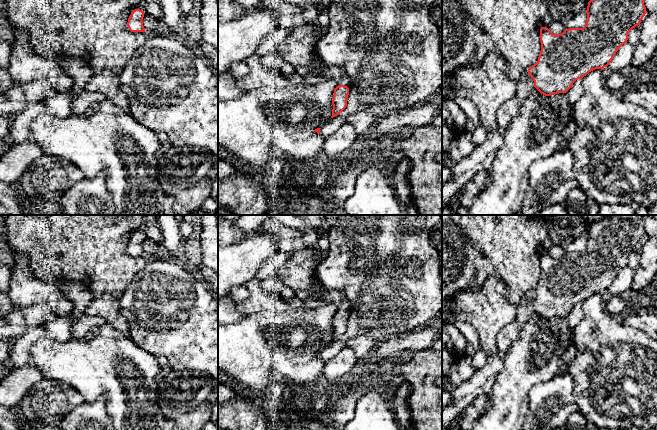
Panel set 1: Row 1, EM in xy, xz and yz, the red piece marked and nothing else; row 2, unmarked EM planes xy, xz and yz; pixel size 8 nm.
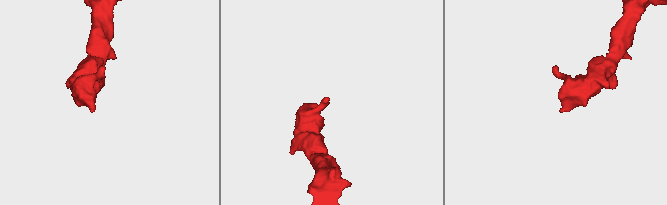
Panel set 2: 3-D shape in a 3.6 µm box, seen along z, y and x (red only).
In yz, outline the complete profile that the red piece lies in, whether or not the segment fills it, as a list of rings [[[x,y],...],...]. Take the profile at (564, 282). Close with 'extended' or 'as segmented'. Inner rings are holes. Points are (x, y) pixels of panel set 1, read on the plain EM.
[[[610,215],[588,226],[587,245],[583,252],[565,253],[561,258],[553,258],[547,251],[540,253],[541,275],[538,285],[522,297],[517,305],[517,317],[506,325],[496,337],[498,352],[487,358],[486,364],[475,370],[473,376],[451,392],[451,400],[442,409],[442,430],[447,430],[451,421],[468,405],[483,395],[488,395],[504,370],[504,358],[511,343],[521,329],[536,312],[545,320],[566,317],[573,307],[595,293],[607,291],[618,273],[628,264],[629,256],[640,249],[647,237],[643,222],[644,215]]] | extended

